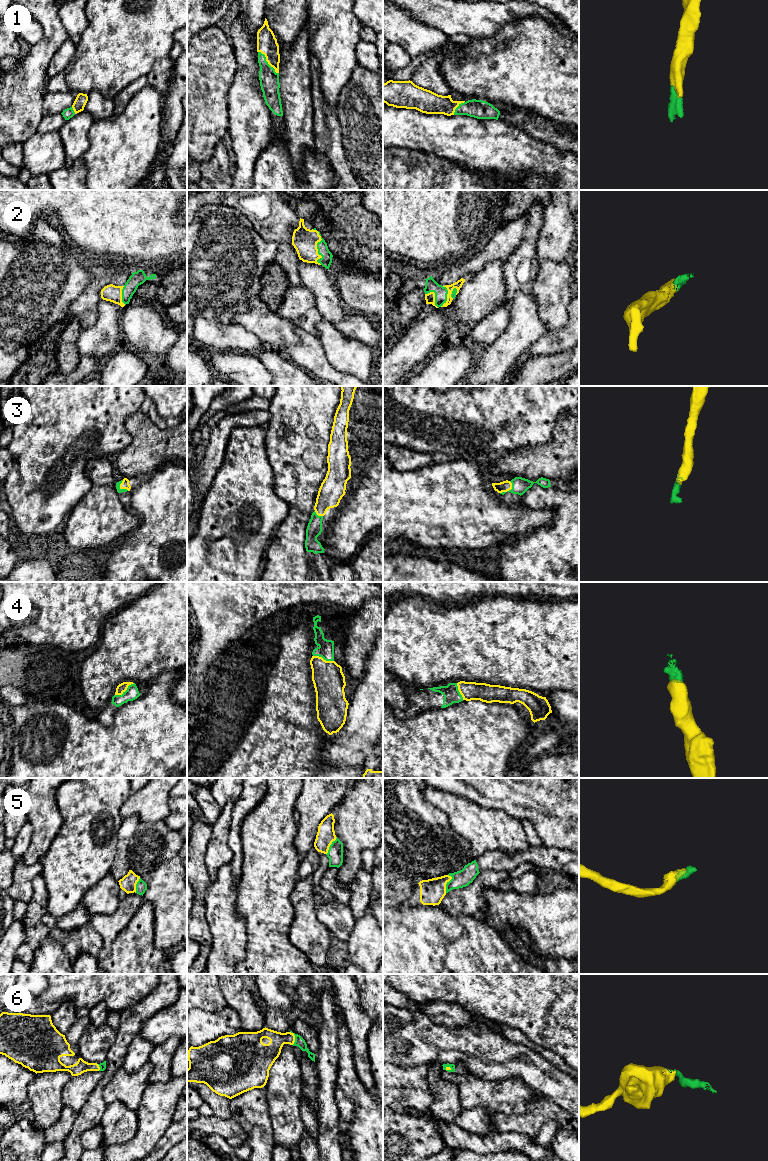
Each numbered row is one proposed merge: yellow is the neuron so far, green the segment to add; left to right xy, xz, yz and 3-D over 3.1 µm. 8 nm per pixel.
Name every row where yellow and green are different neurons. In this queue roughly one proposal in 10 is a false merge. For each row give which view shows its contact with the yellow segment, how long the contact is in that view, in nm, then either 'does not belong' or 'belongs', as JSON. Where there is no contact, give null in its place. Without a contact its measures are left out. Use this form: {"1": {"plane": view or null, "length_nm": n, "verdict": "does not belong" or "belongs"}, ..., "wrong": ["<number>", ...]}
{"1": {"plane": "xz", "length_nm": 240, "verdict": "belongs"}, "2": {"plane": "xz", "length_nm": 280, "verdict": "belongs"}, "3": {"plane": "yz", "length_nm": 130, "verdict": "belongs"}, "4": {"plane": "xy", "length_nm": 190, "verdict": "belongs"}, "5": {"plane": "yz", "length_nm": 150, "verdict": "belongs"}, "6": {"plane": "xz", "length_nm": 110, "verdict": "belongs"}, "wrong": []}

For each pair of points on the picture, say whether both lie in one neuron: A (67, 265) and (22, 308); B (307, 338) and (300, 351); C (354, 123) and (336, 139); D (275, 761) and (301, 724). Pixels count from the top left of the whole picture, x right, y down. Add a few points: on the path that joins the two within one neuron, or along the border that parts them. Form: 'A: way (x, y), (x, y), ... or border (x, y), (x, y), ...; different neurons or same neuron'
A: way (56, 275), (33, 297); same neuron
B: way (307, 341), (303, 348); same neuron
C: border (335, 114), (341, 133), (341, 144), (344, 148); different neurons
D: way (281, 752), (286, 739), (292, 733); same neuron

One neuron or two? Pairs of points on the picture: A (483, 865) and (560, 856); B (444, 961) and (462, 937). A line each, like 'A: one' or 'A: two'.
A: one
B: one

